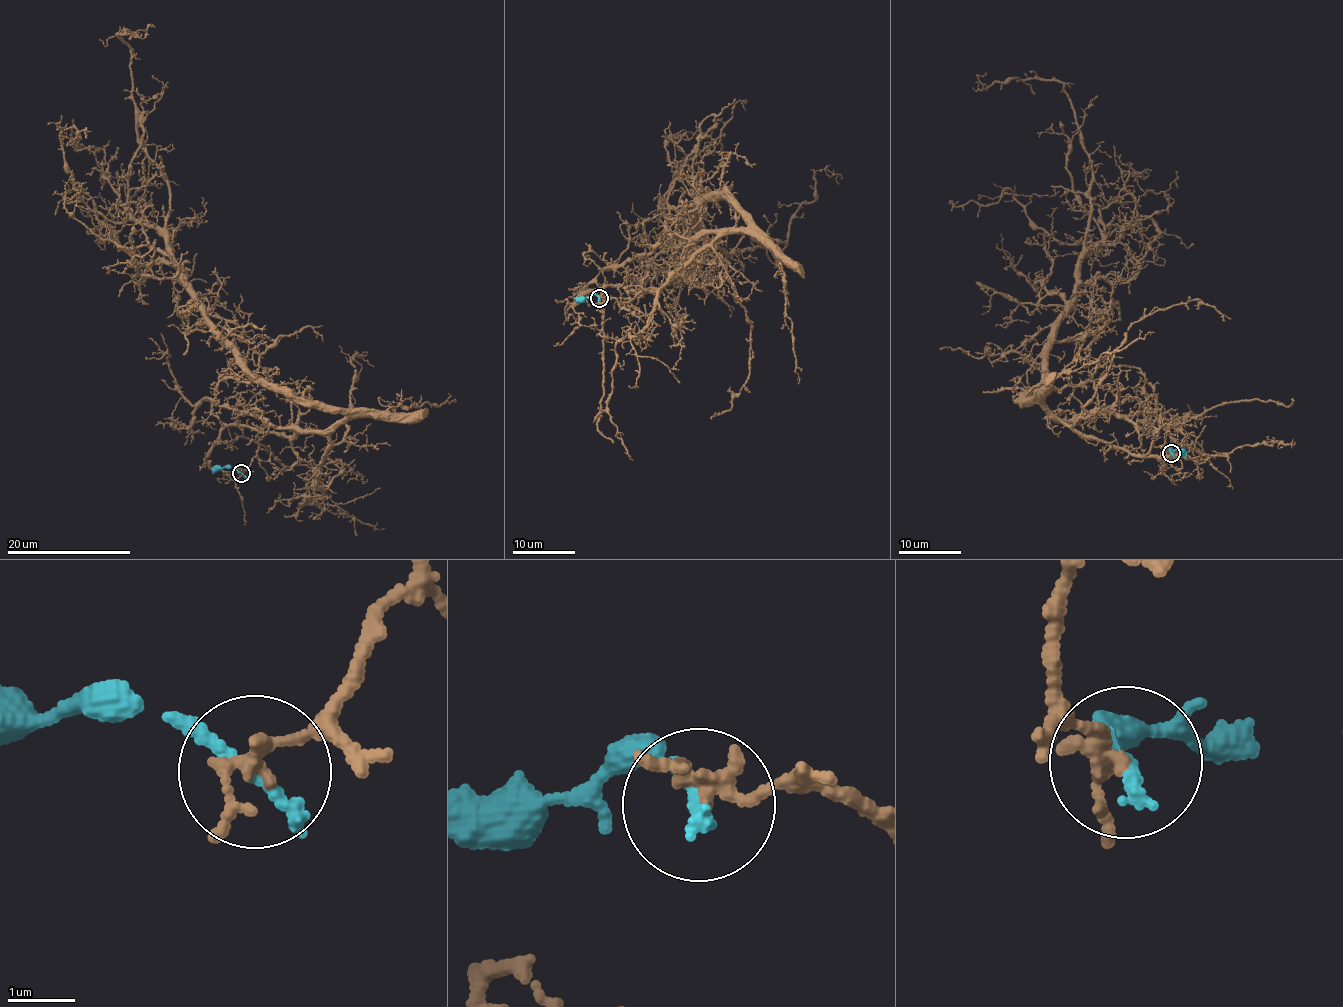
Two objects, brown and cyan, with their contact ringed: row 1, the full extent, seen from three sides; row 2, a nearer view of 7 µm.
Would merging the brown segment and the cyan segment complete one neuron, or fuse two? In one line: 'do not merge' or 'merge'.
do not merge

